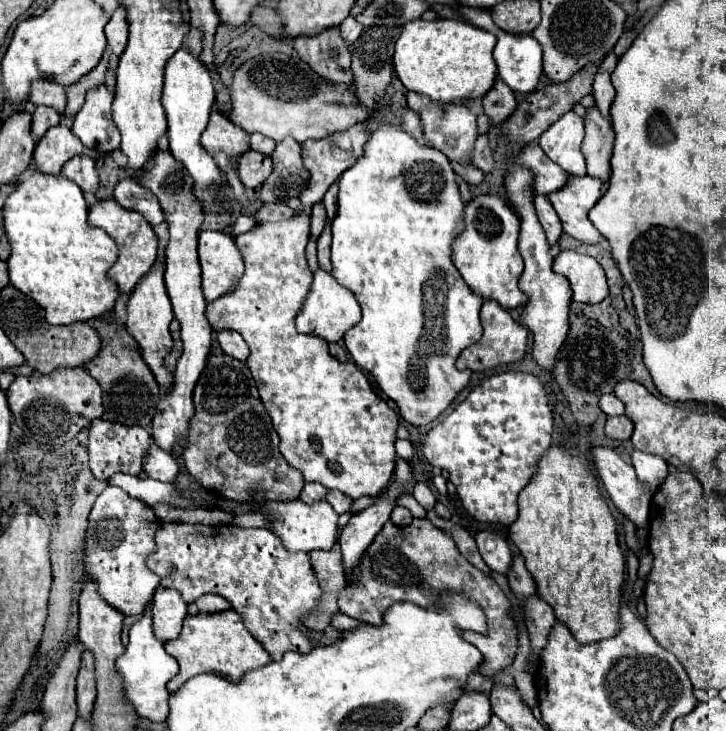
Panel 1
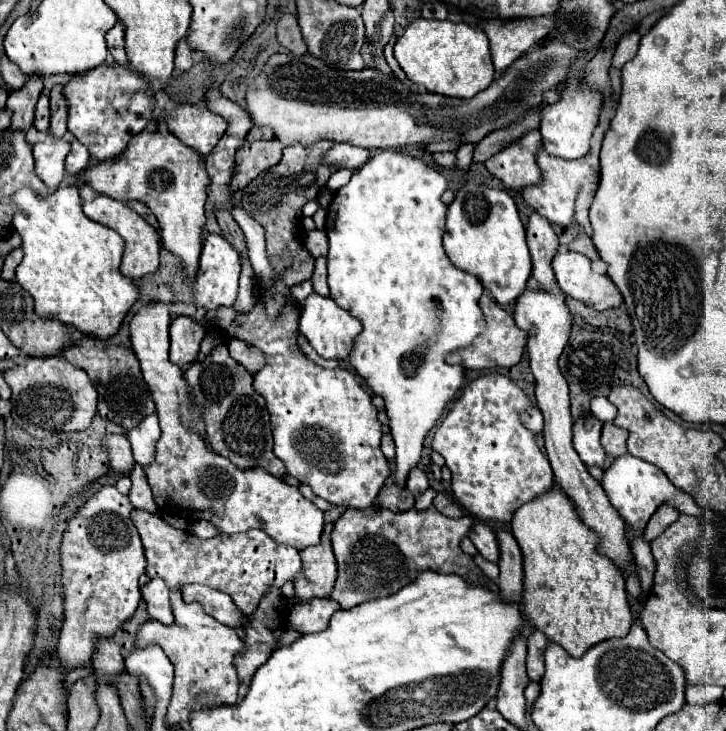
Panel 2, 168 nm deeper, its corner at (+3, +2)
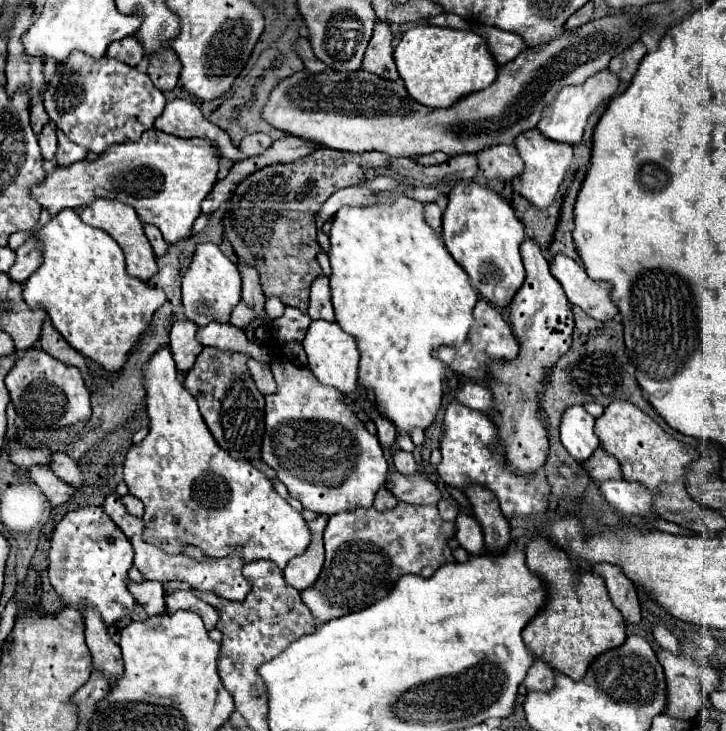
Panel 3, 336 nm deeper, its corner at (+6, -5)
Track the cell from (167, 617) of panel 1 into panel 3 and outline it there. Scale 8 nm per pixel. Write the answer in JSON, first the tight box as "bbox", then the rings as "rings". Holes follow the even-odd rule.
{"bbox":[128,581,166,615],"rings":[[[128,581],[128,591],[134,595],[134,599],[146,609],[148,615],[162,615],[166,611],[164,601],[164,587],[156,581]]]}

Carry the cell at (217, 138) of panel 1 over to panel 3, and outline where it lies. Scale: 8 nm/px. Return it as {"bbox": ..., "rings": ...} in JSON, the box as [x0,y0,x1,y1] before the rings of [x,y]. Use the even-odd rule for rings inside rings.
{"bbox":[154,99,240,161],"rings":[[[174,99],[174,101],[166,103],[162,115],[154,121],[154,127],[164,131],[164,133],[176,135],[180,139],[190,139],[190,137],[210,139],[218,145],[220,153],[226,159],[240,161],[240,149],[236,149],[232,145],[230,137],[220,127],[206,121],[206,117],[198,109],[198,105],[192,103],[192,101]]]}

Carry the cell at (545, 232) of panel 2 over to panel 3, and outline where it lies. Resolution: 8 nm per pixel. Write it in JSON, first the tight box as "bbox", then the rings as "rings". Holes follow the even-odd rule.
{"bbox":[486,239,574,475],"rings":[[[526,239],[520,253],[526,267],[526,279],[510,303],[510,325],[520,343],[520,355],[512,363],[492,363],[492,375],[488,375],[486,385],[494,399],[492,421],[500,431],[500,447],[504,447],[504,455],[508,455],[508,465],[518,475],[530,475],[542,469],[548,459],[548,431],[538,413],[540,395],[548,385],[548,371],[552,371],[560,355],[566,355],[572,343],[574,319],[566,293],[550,275],[542,249],[532,239]]]}

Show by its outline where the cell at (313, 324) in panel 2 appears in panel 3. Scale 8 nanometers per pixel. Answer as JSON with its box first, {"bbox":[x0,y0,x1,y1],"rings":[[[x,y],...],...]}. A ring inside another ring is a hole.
{"bbox":[302,321,360,393],"rings":[[[312,321],[302,345],[304,345],[304,351],[308,355],[308,369],[316,375],[316,379],[322,385],[336,387],[340,393],[352,393],[356,389],[360,353],[356,347],[356,339],[352,335],[344,333],[338,323]]]}

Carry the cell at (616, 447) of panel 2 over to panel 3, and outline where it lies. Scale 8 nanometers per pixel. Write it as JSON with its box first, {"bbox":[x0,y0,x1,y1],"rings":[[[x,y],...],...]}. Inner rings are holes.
{"bbox":[580,449,620,483],"rings":[[[596,449],[592,459],[588,459],[588,463],[580,463],[580,465],[596,483],[602,483],[608,479],[620,479],[618,461],[612,455],[608,455],[604,449]]]}

